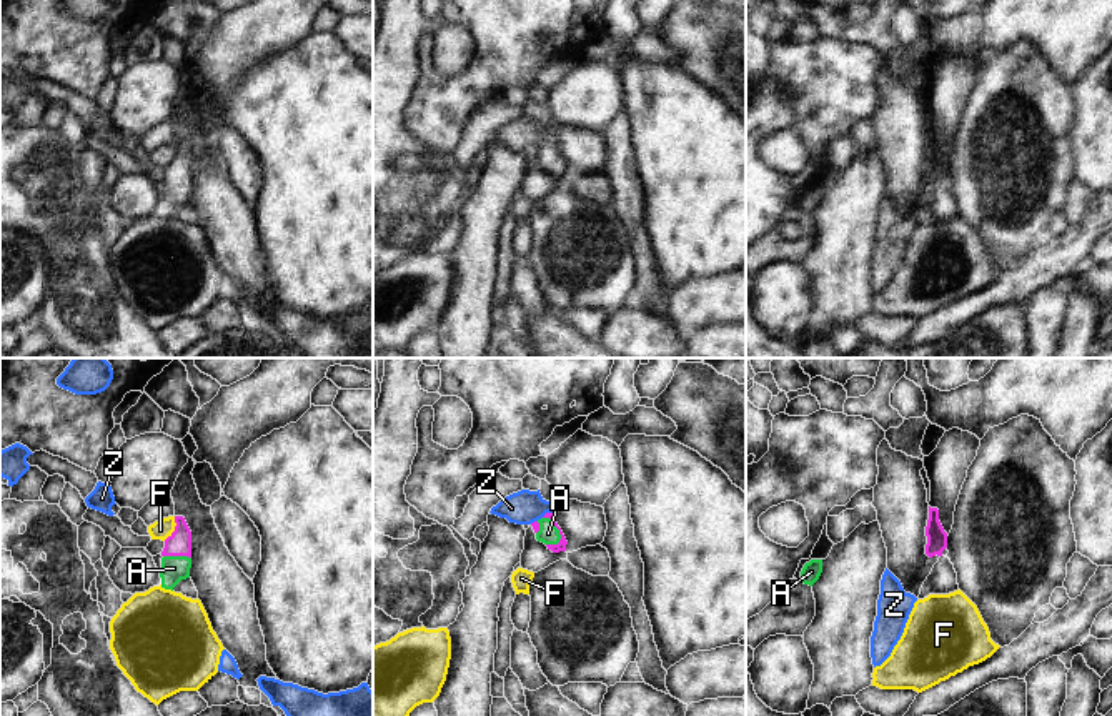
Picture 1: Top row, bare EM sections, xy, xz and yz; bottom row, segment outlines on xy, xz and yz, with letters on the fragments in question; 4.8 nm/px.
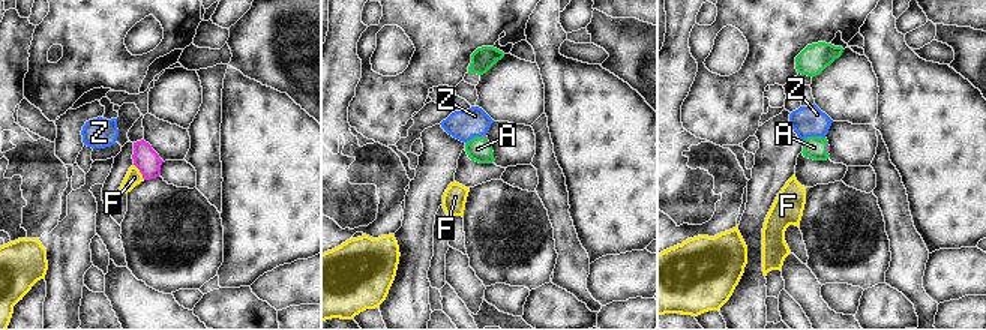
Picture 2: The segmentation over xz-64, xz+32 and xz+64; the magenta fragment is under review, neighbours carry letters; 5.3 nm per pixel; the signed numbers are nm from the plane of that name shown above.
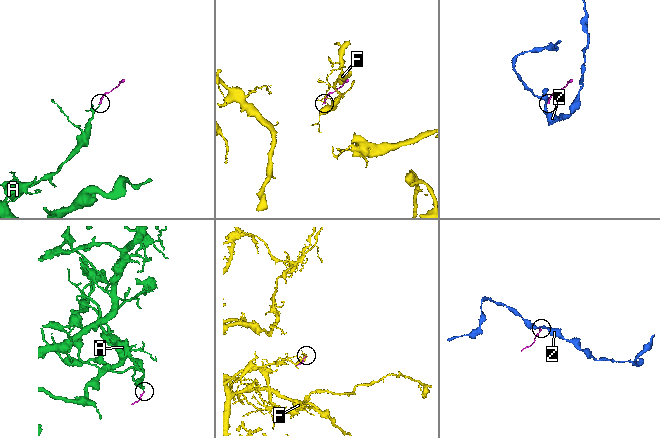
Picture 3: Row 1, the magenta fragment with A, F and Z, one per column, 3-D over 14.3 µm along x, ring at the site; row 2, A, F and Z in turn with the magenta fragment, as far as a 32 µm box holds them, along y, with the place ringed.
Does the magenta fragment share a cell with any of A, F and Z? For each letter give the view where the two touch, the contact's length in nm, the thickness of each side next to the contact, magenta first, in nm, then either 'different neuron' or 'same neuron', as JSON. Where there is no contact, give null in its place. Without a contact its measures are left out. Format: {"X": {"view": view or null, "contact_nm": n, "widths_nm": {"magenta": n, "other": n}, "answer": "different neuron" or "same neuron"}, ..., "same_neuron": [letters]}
{"A": {"view": "xz", "contact_nm": 160, "widths_nm": {"magenta": 50, "other": 100}, "answer": "same neuron"}, "F": {"view": "xy", "contact_nm": 130, "widths_nm": {"magenta": 110, "other": 100}, "answer": "different neuron"}, "Z": {"view": "xz", "contact_nm": 60, "widths_nm": {"magenta": 50, "other": 160}, "answer": "different neuron"}, "same_neuron": ["A"]}

